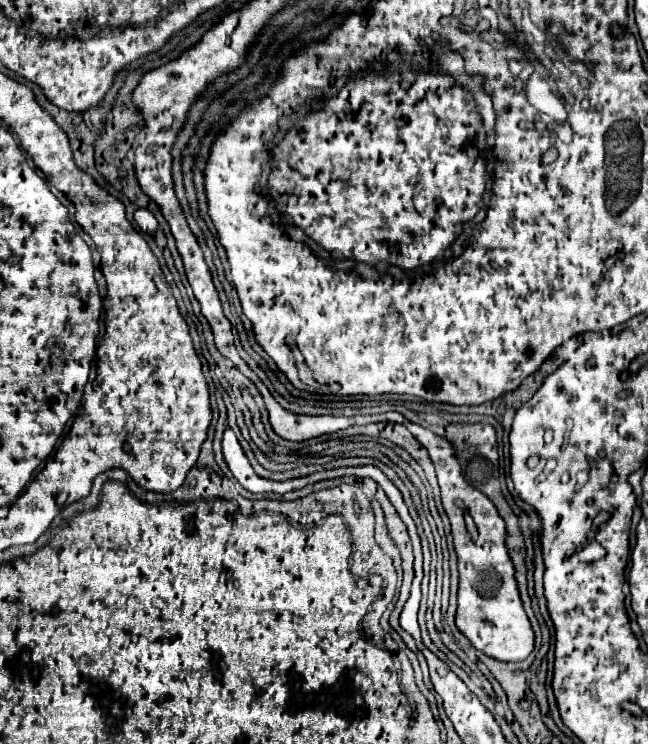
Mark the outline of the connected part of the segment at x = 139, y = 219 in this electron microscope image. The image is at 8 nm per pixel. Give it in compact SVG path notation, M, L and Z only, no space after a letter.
M141 208L141 210L137 210L135 212L135 222L137 222L137 226L141 228L141 230L145 230L145 234L153 234L155 230L157 230L157 218L155 218L155 214L151 212L151 210L145 210L145 208Z

